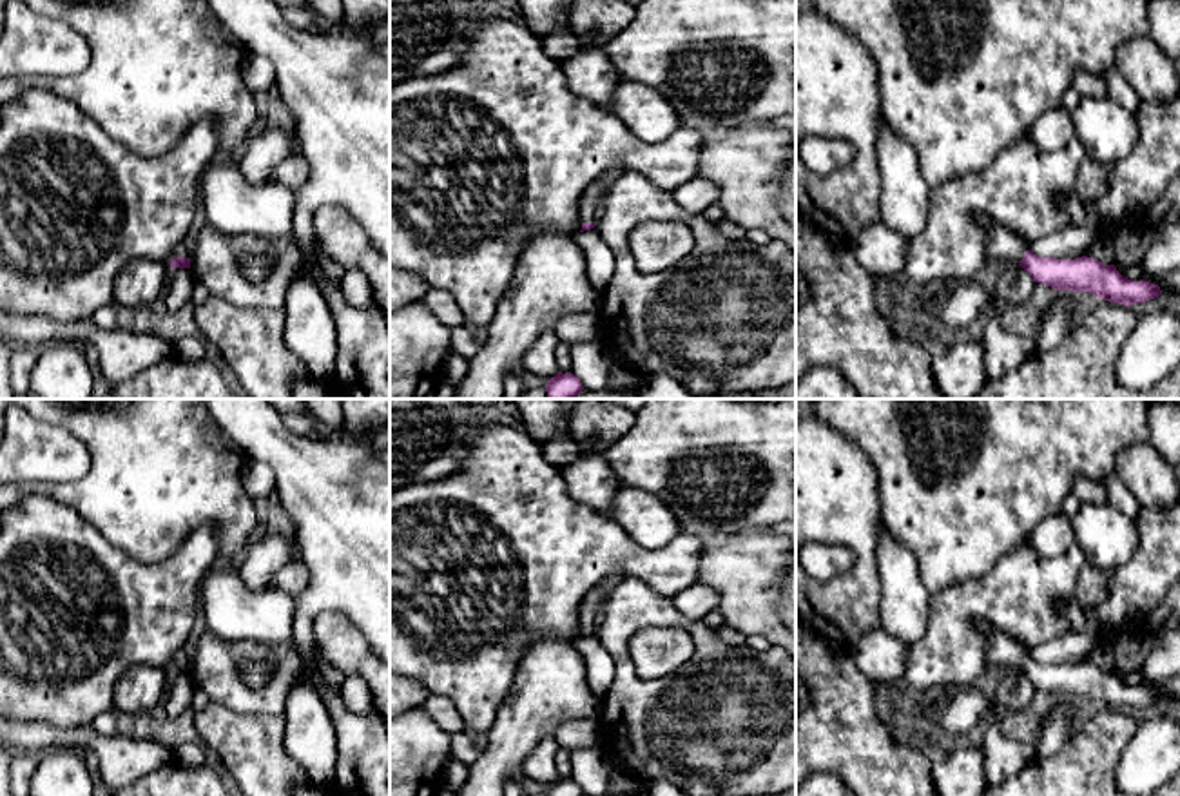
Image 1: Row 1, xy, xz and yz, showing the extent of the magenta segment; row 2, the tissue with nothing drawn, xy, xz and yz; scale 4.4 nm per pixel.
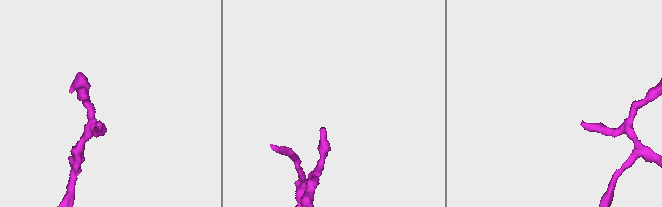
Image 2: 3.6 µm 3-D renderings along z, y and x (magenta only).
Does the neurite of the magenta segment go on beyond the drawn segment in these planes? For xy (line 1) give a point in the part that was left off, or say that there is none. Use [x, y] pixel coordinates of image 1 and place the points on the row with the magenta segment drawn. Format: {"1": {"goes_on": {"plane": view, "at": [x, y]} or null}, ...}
{"1": {"goes_on": {"plane": "xy", "at": [182, 251]}}}

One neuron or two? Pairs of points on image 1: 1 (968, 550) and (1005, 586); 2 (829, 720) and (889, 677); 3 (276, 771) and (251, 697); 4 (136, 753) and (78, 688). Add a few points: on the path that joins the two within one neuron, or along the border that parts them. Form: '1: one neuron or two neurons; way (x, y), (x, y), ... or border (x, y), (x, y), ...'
1: two neurons; border (1021, 543), (985, 573), (948, 586)
2: two neurons; border (849, 653), (870, 684)
3: two neurons; border (214, 702), (245, 713), (281, 715)
4: two neurons; border (48, 724), (60, 728), (91, 726)

